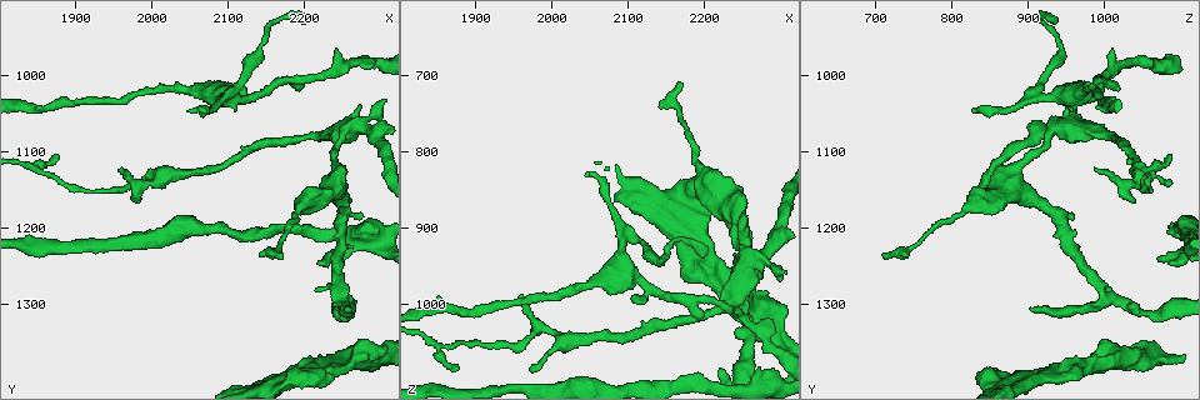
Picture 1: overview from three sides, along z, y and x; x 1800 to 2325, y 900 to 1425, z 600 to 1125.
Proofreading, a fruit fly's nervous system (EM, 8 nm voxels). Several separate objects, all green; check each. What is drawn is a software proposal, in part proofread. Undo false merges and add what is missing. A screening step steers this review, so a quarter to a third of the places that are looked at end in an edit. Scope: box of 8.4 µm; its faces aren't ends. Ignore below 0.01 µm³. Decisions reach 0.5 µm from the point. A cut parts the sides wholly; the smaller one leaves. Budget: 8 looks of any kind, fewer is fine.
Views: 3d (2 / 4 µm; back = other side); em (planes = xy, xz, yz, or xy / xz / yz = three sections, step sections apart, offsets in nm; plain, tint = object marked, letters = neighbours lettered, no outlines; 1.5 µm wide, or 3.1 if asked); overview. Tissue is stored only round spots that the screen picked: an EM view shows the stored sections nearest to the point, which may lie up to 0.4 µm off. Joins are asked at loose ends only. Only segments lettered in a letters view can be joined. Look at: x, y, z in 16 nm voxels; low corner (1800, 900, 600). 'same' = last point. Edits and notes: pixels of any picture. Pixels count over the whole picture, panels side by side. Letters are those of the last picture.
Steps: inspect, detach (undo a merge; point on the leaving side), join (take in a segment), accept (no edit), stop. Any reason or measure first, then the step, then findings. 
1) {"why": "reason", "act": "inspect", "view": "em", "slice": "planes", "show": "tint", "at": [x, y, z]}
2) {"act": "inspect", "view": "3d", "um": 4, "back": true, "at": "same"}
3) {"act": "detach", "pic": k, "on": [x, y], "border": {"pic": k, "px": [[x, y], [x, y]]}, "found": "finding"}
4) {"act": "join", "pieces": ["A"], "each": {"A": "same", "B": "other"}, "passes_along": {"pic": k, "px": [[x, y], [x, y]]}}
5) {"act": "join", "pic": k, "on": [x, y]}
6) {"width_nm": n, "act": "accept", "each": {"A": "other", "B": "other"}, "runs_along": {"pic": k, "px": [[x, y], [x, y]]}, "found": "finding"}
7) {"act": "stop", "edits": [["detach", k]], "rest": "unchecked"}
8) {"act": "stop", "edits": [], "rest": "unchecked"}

{"why": "free end", "act": "inspect", "view": "3d", "um": 4, "back": true, "at": [2105, 1020, 995]}

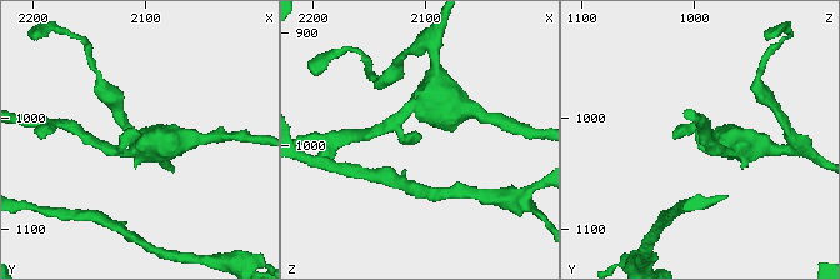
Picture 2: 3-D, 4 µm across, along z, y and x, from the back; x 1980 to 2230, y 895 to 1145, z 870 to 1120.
{"arms": 3, "arm_widths_nm": [170, 320, 480], "act": "inspect", "view": "em", "slice": "planes", "show": "letters", "at": [2106, 1020, 992]}

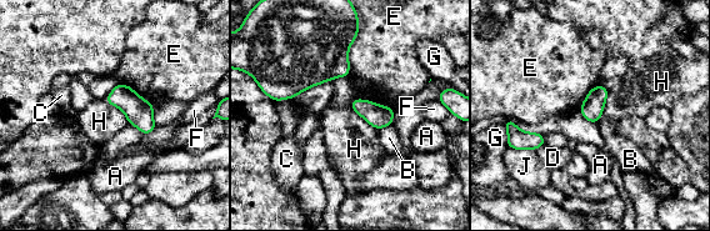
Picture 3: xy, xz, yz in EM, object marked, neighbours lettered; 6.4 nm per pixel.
{"width_nm": 140, "act": "accept", "each": {"A": "other", "B": "other", "C": "other", "D": "other", "E": "other", "F": "other", "G": "other", "H": "other", "J": "other"}, "found": "none of them fits"}

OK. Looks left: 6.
{"why": "sudden change in width", "act": "inspect", "view": "em", "slice": "planes", "show": "plain", "at": [2255, 1065, 940]}

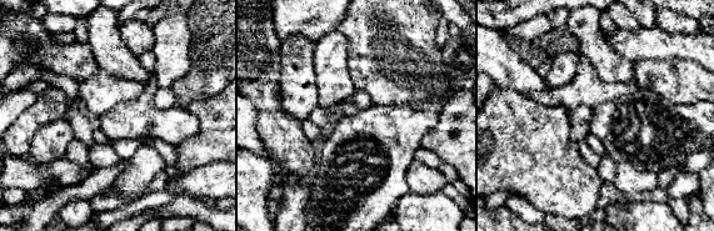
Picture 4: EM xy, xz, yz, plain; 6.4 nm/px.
{"why": "see the neighbours", "act": "inspect", "view": "em", "slice": "planes", "show": "letters", "at": "same"}

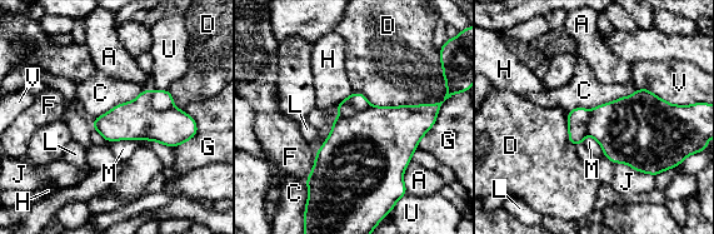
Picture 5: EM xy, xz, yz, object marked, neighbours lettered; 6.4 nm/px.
{"width_nm": 260, "act": "detach", "pic": 5, "on": [135, 120], "each": {"A": "other", "C": "other", "D": "other", "F": "other", "G": "other", "H": "other", "J": "other", "L": "other", "M": "other", "U": "other", "V": "other"}, "border": {"pic": 5, "px": [[151, 91], [156, 109], [173, 108]]}, "found": "two neurons meet here"}

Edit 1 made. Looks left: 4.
{"why": "see it whole again", "act": "inspect", "view": "overview"}

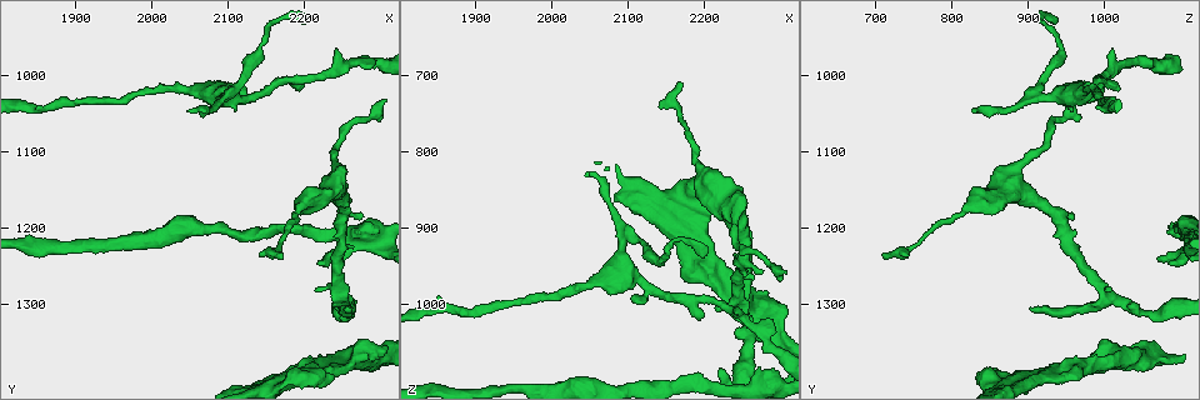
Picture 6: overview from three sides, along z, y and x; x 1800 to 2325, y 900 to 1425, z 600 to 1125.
{"why": "an open end", "act": "inspect", "view": "em", "slice": "planes", "show": "letters", "at": [2215, 1285, 1005]}

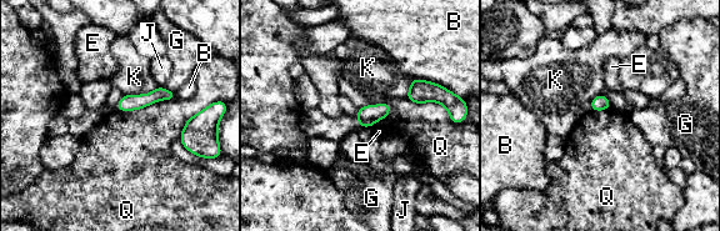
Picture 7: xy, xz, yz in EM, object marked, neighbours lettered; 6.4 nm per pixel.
{"act": "accept", "each": {"B": "other", "E": "other", "G": "other", "J": "other", "K": "other", "Q": "other"}, "runs_along": {"pic": 7, "px": [[173, 95], [156, 95], [120, 106]]}, "found": "no lettered segment goes on from it"}

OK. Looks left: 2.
{"act": "stop", "edits": [["detach", 5]], "rest": "unchecked"}

